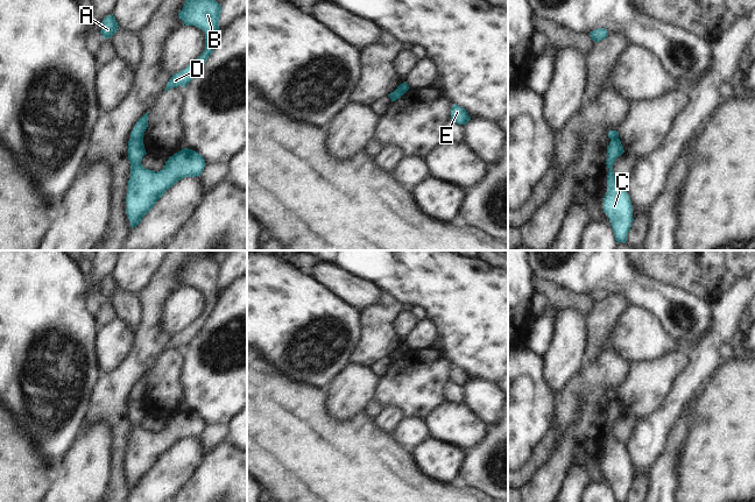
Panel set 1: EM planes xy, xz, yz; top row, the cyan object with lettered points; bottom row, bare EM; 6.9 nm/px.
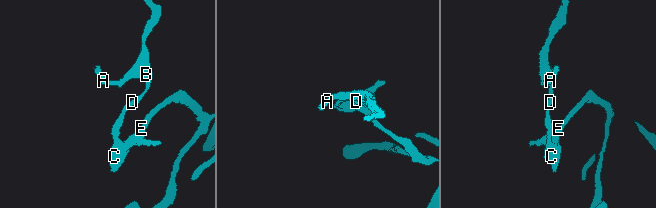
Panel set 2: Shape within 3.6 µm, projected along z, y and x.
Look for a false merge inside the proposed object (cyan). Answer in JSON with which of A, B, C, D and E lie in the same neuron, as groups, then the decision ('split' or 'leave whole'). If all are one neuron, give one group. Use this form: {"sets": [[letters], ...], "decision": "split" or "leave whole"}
{"sets": [["A", "B", "D"], ["C", "E"]], "decision": "split"}

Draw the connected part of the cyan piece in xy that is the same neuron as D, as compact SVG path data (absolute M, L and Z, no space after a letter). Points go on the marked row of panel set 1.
M186 0L178 17L185 26L196 26L205 34L205 50L203 54L185 69L172 75L167 87L168 91L174 87L185 87L199 72L206 59L211 56L219 41L219 19L221 5L216 0Z

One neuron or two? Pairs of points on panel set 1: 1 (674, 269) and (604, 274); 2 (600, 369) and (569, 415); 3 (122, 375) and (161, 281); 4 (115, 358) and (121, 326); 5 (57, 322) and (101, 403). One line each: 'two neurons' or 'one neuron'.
1: two neurons
2: one neuron
3: one neuron
4: one neuron
5: two neurons

